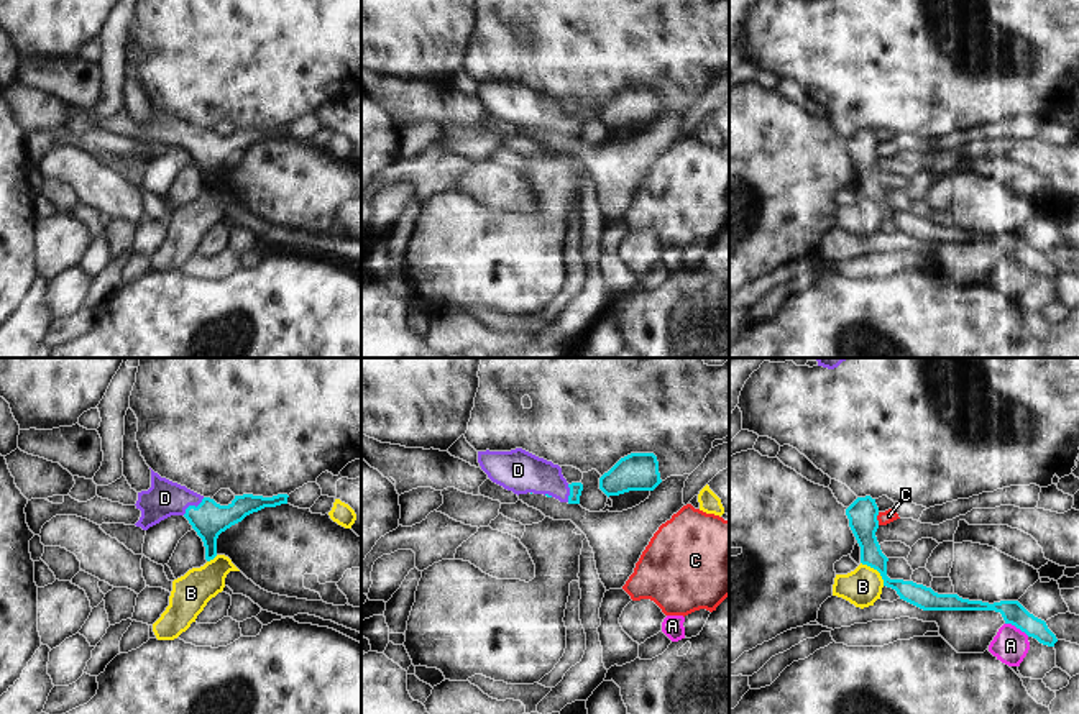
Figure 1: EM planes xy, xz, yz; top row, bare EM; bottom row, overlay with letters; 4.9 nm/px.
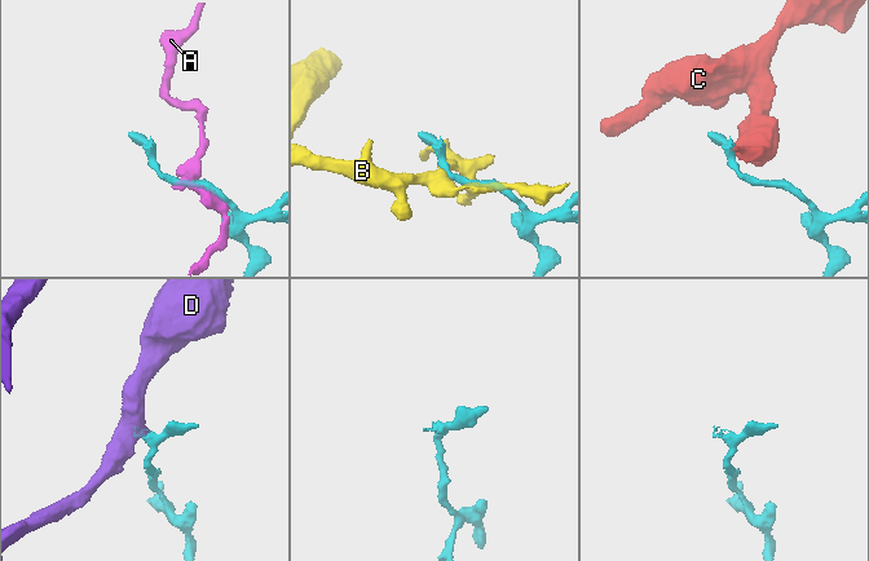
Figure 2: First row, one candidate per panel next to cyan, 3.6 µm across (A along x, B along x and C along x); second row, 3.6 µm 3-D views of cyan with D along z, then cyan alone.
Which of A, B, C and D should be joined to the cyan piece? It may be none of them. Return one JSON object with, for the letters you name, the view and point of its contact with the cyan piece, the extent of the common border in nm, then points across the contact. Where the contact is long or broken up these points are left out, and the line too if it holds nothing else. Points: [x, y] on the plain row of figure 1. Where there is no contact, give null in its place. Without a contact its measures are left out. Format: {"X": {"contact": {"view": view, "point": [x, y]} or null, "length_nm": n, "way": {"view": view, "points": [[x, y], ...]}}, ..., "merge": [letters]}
{"D": {"contact": {"view": "xy", "point": [192, 138]}, "length_nm": 140, "way": {"view": "xy", "points": [[209, 151], [192, 138], [165, 130]]}}, "merge": ["D"]}

